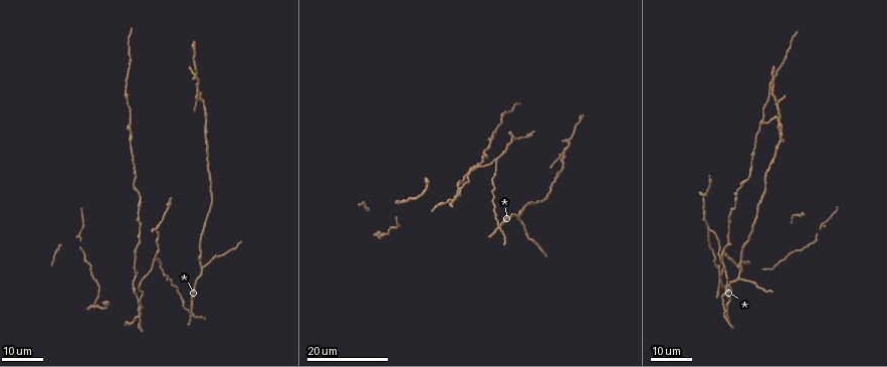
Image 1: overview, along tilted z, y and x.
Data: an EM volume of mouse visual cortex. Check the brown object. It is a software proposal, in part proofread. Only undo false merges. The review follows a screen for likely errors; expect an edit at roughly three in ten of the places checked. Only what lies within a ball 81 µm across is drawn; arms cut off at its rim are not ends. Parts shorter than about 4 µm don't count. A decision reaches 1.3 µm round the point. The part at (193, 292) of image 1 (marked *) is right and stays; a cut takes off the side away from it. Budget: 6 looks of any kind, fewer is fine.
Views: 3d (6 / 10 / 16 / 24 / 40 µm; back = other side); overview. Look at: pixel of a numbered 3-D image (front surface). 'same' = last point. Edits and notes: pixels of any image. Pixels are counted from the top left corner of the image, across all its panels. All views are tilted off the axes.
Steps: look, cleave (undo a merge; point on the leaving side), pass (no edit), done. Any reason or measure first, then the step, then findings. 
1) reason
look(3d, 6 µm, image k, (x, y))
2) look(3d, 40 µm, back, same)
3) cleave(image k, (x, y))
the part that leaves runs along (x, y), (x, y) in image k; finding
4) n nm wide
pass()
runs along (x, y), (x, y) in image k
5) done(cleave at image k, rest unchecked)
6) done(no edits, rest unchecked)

three arms meet
look(3d, 24 µm, image 1, (156, 261))

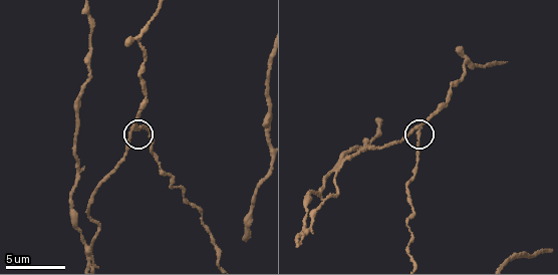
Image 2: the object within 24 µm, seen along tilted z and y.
look(3d, 10 µm, image 2, (415, 128))

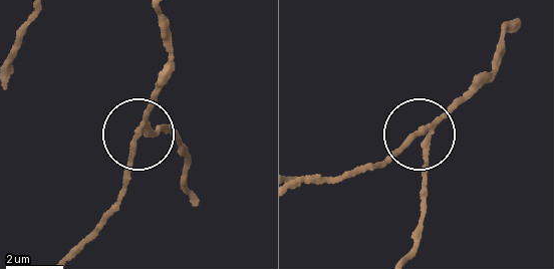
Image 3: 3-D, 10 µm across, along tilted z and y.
180 nm wide
cleave(image 3, (162, 126))
the part that leaves runs along (150, 129), (175, 139), (188, 199) in image 3; a second neuron is stuck on

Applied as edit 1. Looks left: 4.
branch point
look(3d, 24 µm, image 1, (201, 269))

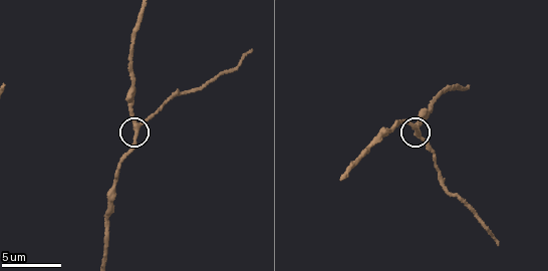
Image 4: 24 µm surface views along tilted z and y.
look(3d, 6 µm, image 4, (136, 123))

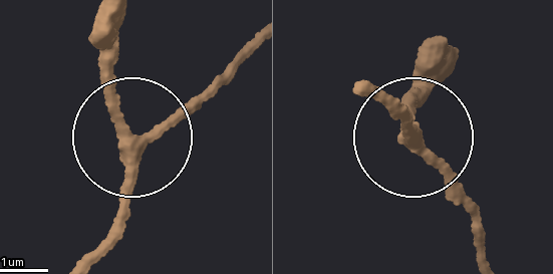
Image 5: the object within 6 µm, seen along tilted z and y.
3 arms
pass()
runs along (380, 103), (417, 134), (471, 222) in image 5; continuous, no second neuron

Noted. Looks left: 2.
look(3d, 16 µm, image 1, (197, 92))

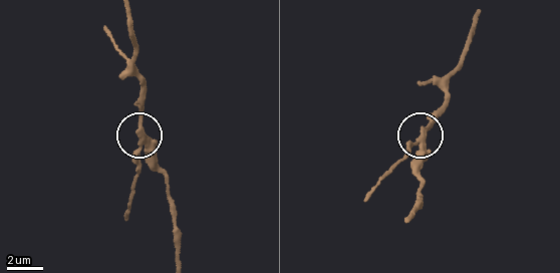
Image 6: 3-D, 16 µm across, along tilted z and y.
look(3d, 6 µm, image 6, (143, 137))

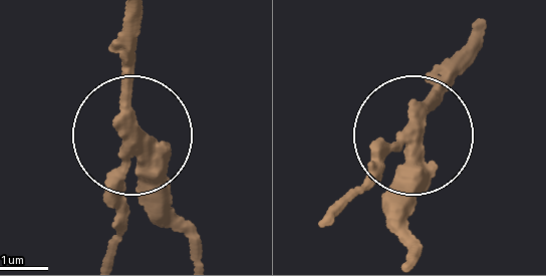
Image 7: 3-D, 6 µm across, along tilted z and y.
cleave(image 7, (116, 189))
the part that leaves runs along (125, 145), (114, 253) in image 7; a second neuron is stuck on

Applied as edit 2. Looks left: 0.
done(cleave at image 3, cleave at image 7, rest unchecked)

